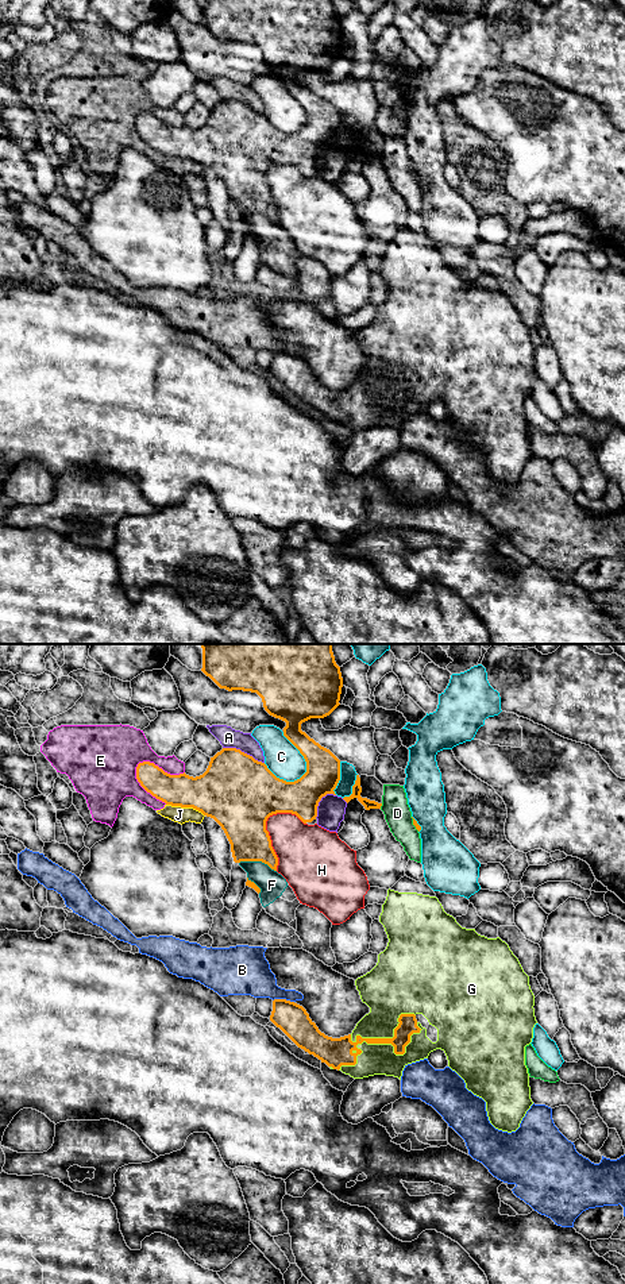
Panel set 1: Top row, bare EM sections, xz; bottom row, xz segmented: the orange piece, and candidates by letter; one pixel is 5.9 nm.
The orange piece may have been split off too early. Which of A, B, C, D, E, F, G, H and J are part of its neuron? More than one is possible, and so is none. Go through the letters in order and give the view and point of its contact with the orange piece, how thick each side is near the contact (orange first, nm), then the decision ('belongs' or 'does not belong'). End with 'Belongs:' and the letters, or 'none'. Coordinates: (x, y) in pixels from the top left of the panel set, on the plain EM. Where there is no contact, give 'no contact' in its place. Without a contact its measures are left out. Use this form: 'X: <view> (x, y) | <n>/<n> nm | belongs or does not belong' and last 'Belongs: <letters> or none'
A: xz (243, 104) | 440/120 nm | does not belong
B: xz (284, 351) | 190/240 nm | does not belong
C: xz (304, 110) | 220/200 nm | does not belong
D: xz (381, 157) | 60/160 nm | does not belong
E: xz (154, 116) | 190/320 nm | does not belong
F: xz (258, 212) | 260/150 nm | does not belong
G: xz (374, 390) | 180/240 nm | belongs
H: xz (267, 185) | 380/320 nm | does not belong
J: xz (185, 158) | 340/100 nm | does not belong
Belongs: G

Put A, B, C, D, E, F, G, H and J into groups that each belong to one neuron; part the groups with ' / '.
A / B / C / D / E F J / G / H

